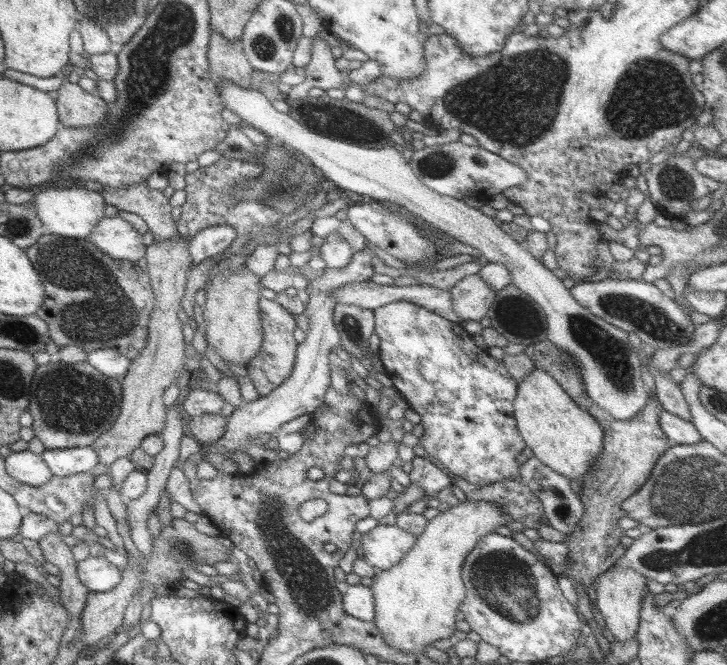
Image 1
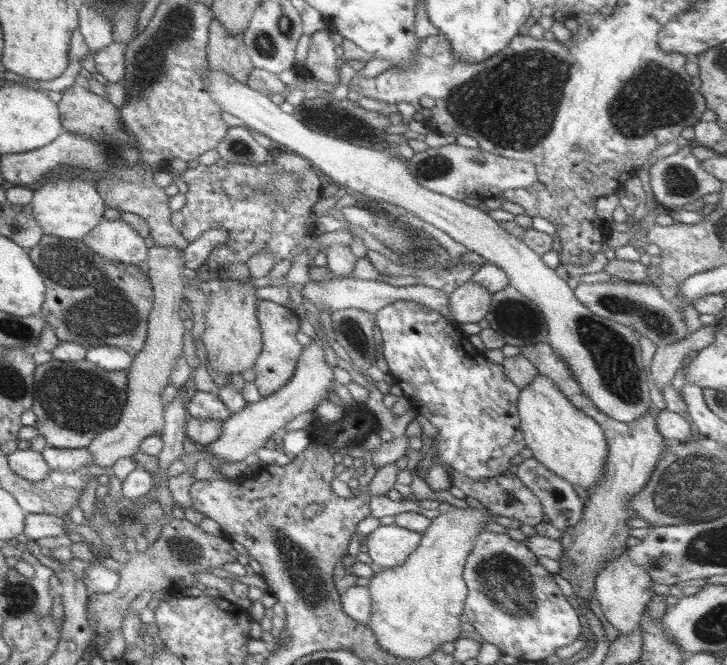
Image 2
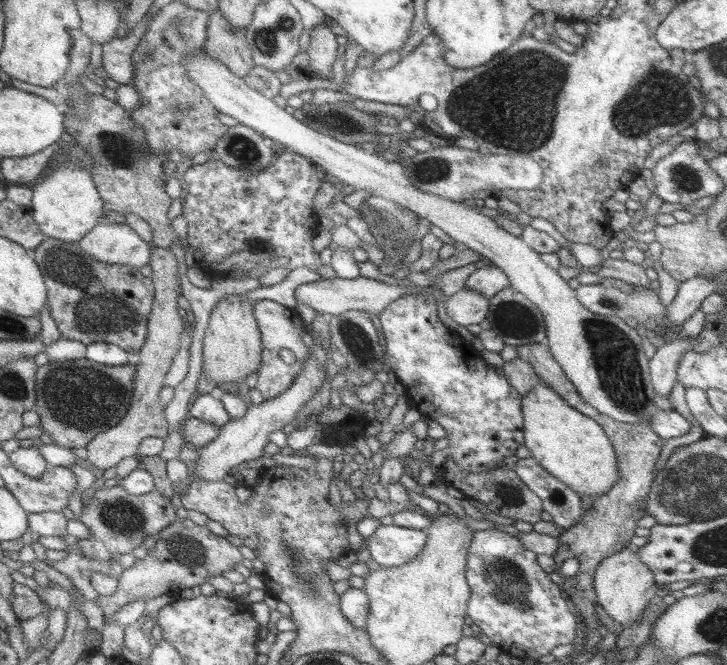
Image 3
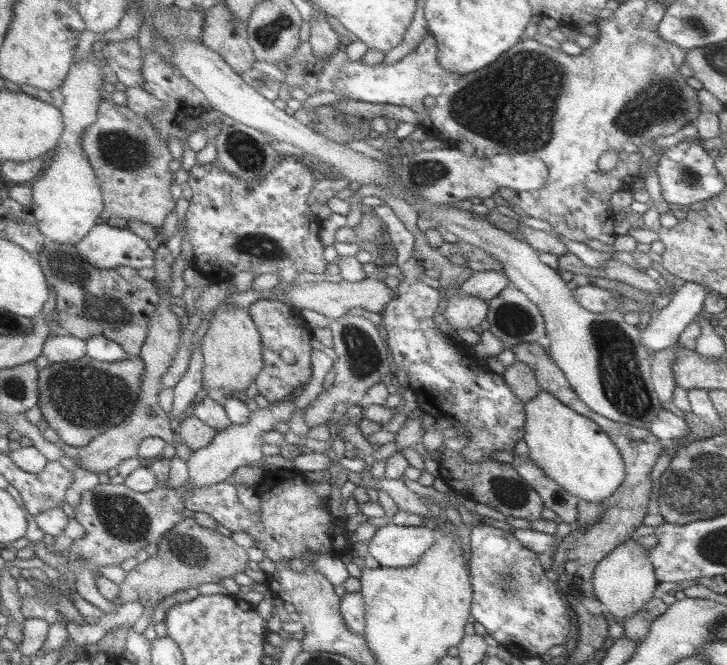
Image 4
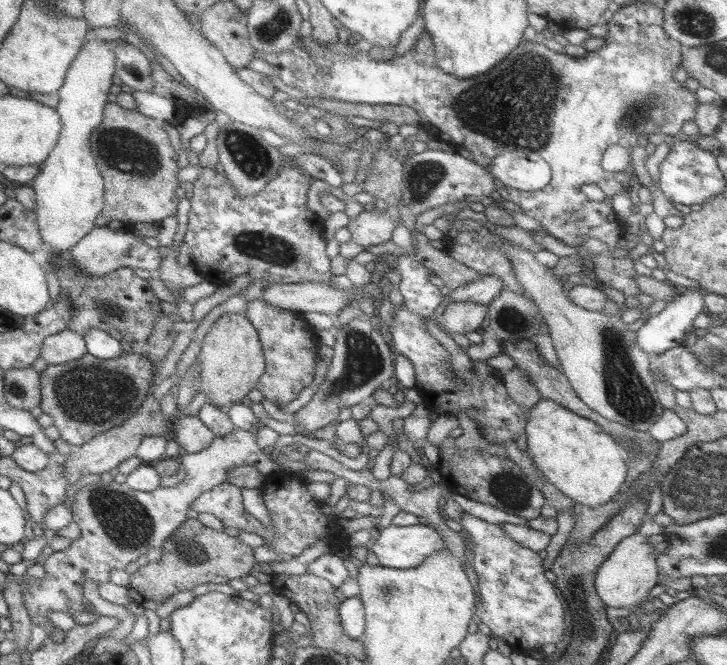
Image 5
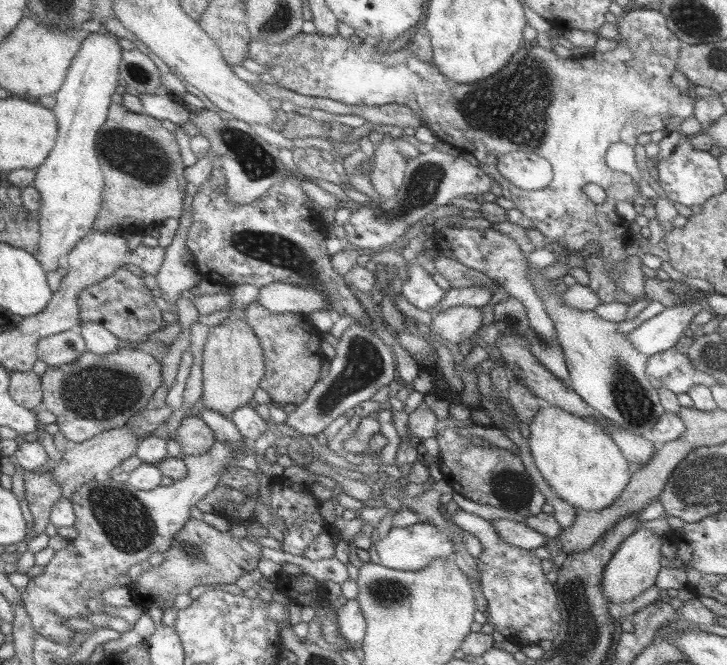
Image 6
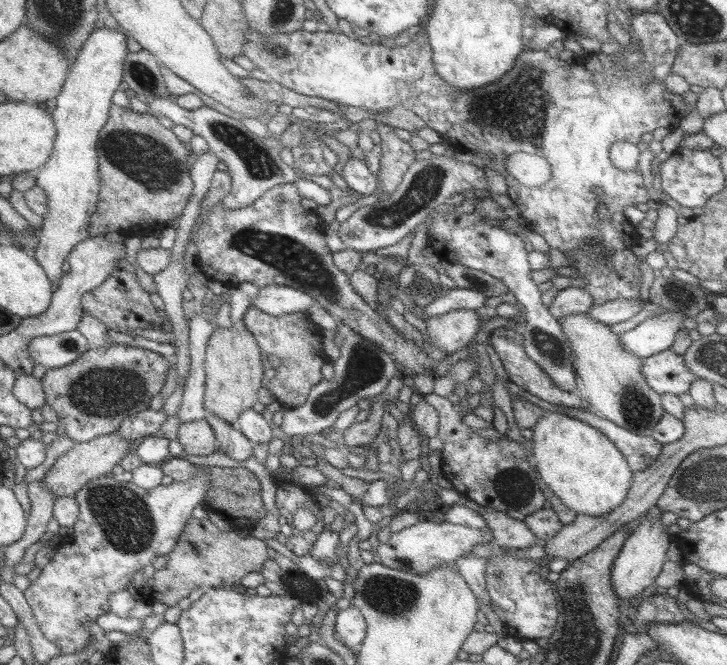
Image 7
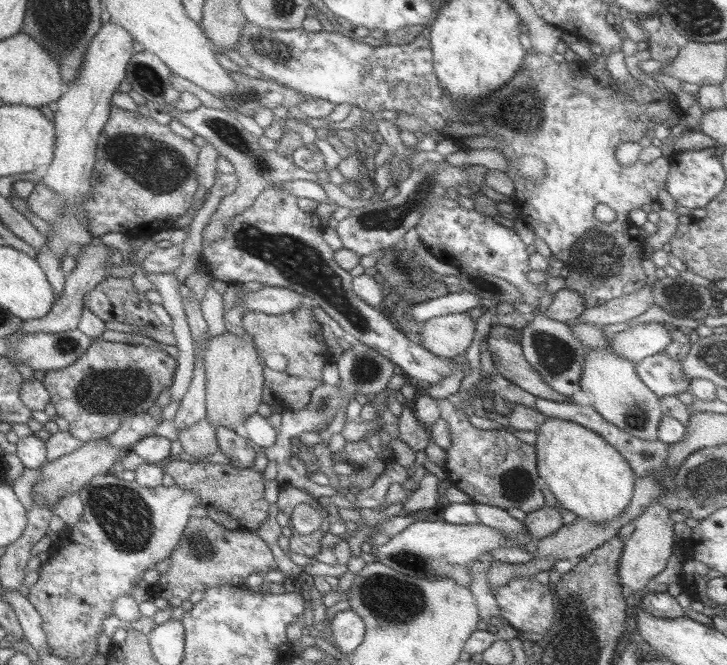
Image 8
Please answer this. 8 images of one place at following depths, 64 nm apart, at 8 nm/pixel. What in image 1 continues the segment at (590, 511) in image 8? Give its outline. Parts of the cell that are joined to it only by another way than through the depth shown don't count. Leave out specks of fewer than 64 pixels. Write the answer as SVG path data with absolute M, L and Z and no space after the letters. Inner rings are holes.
M534 368L517 383L517 390L513 397L513 420L515 420L518 436L522 439L524 446L533 453L533 457L547 469L553 470L569 481L582 482L582 478L590 470L590 465L594 464L594 460L601 451L603 434L597 421L575 404L548 372Z

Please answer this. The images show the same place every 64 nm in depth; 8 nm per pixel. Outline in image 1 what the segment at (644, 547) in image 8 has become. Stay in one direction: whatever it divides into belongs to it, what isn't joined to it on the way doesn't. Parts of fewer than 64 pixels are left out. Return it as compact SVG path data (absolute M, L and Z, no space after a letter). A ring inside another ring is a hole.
M619 564L609 568L605 574L601 574L595 580L595 608L599 610L605 628L613 634L614 642L627 642L634 638L639 622L639 611L641 610L641 599L645 594L649 594L645 586L645 578L632 572L629 568L624 568Z

